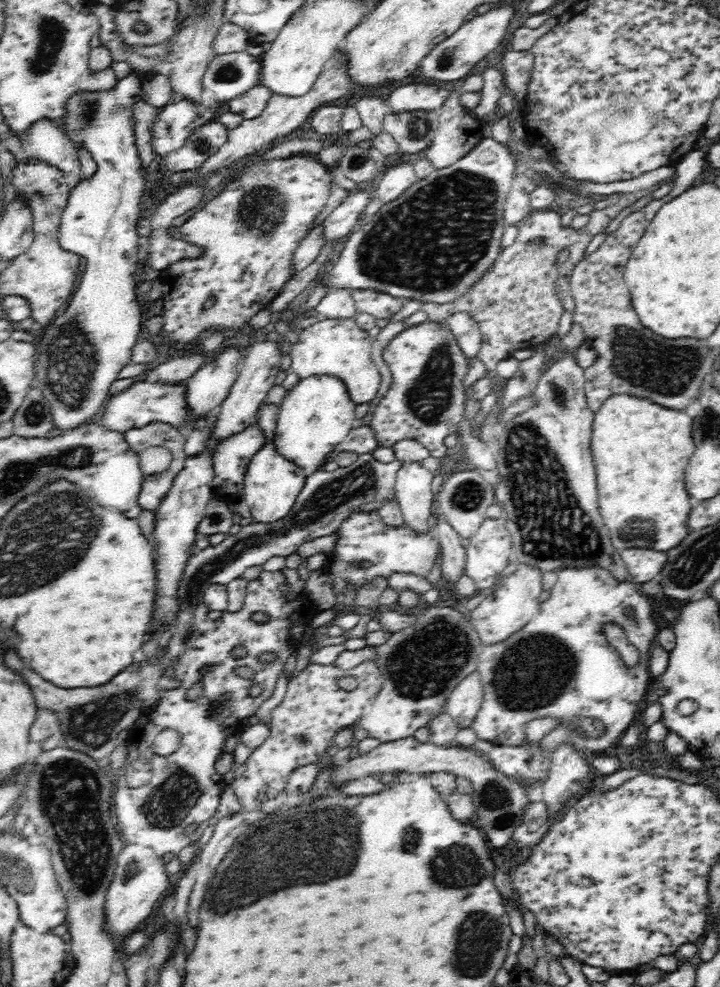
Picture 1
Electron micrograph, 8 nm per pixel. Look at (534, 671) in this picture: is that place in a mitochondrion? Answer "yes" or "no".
yes

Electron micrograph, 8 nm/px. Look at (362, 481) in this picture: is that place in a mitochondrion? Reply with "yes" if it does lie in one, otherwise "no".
yes

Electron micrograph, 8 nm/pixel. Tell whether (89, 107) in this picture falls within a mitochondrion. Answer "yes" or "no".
yes

